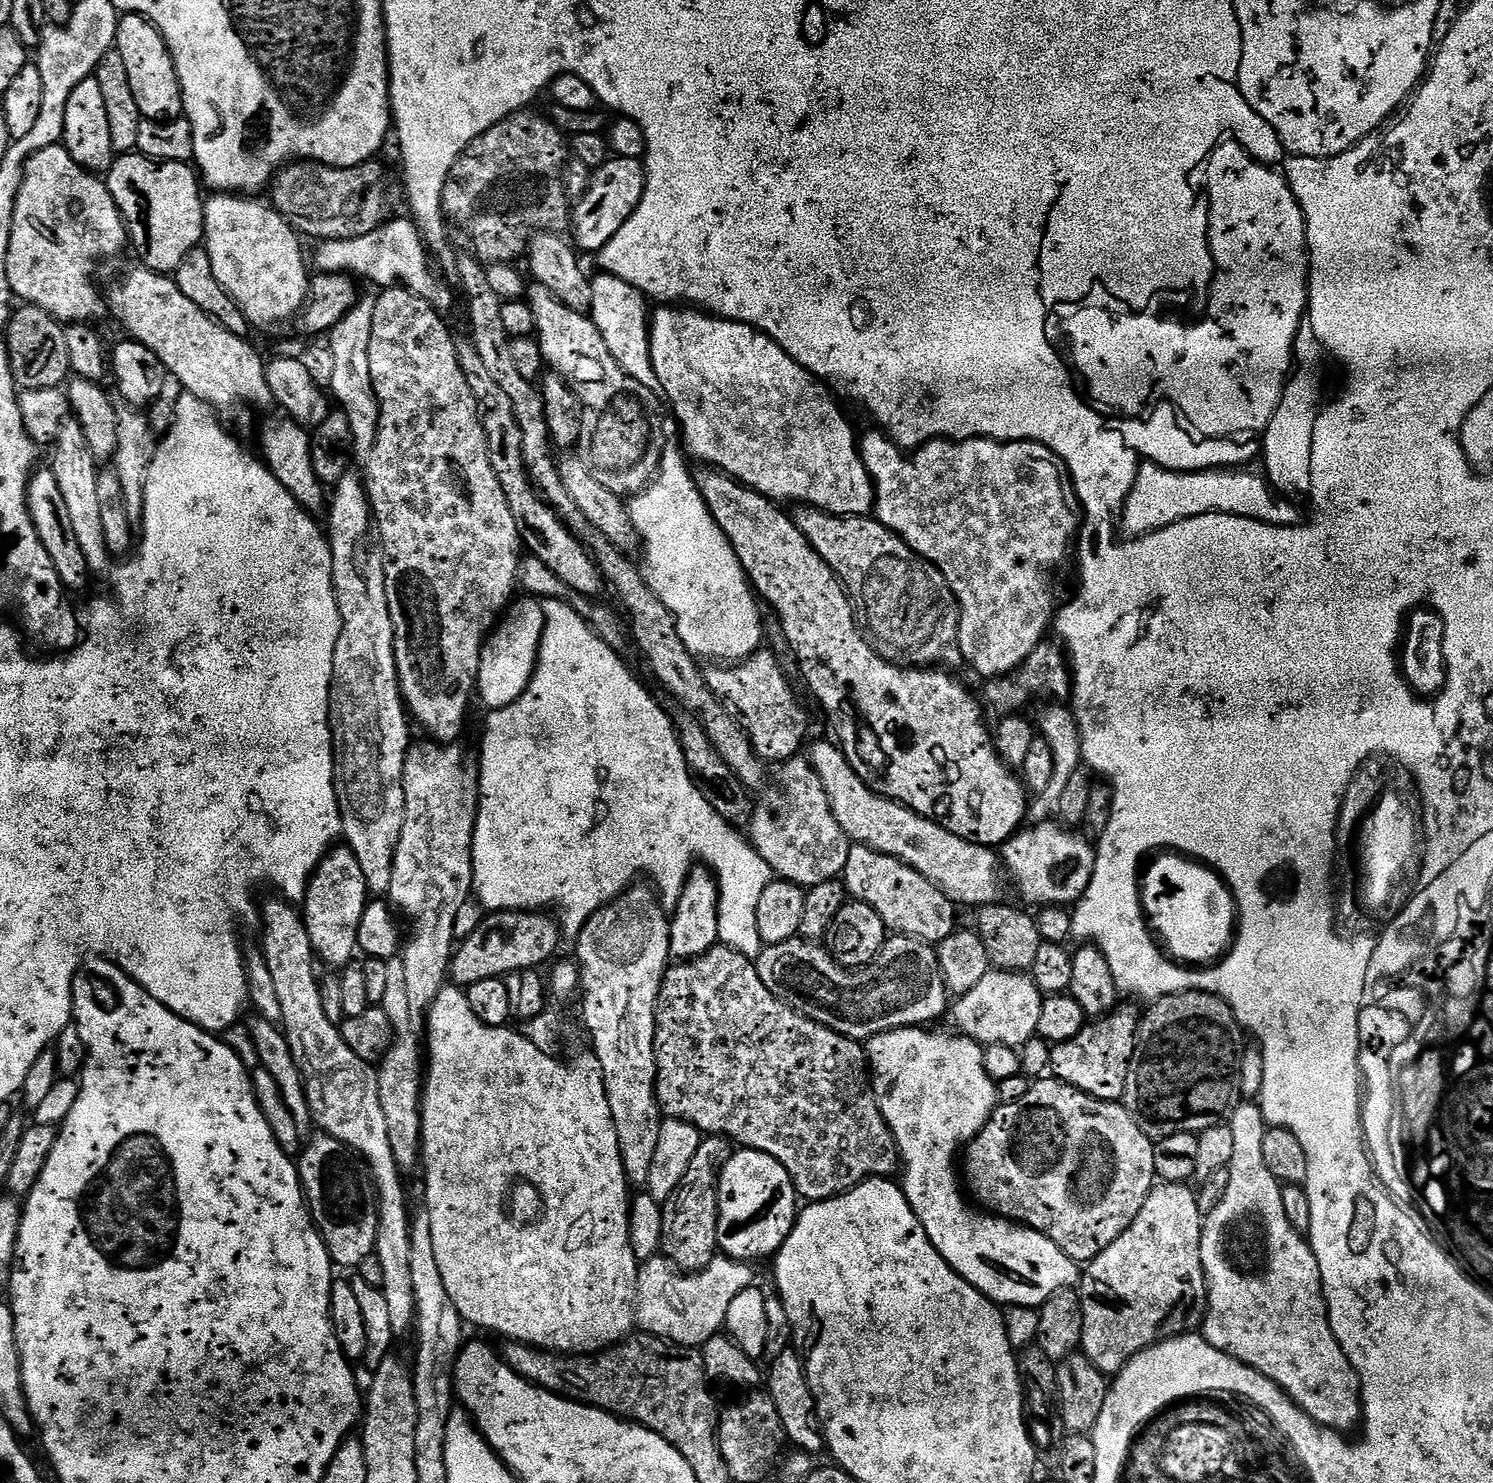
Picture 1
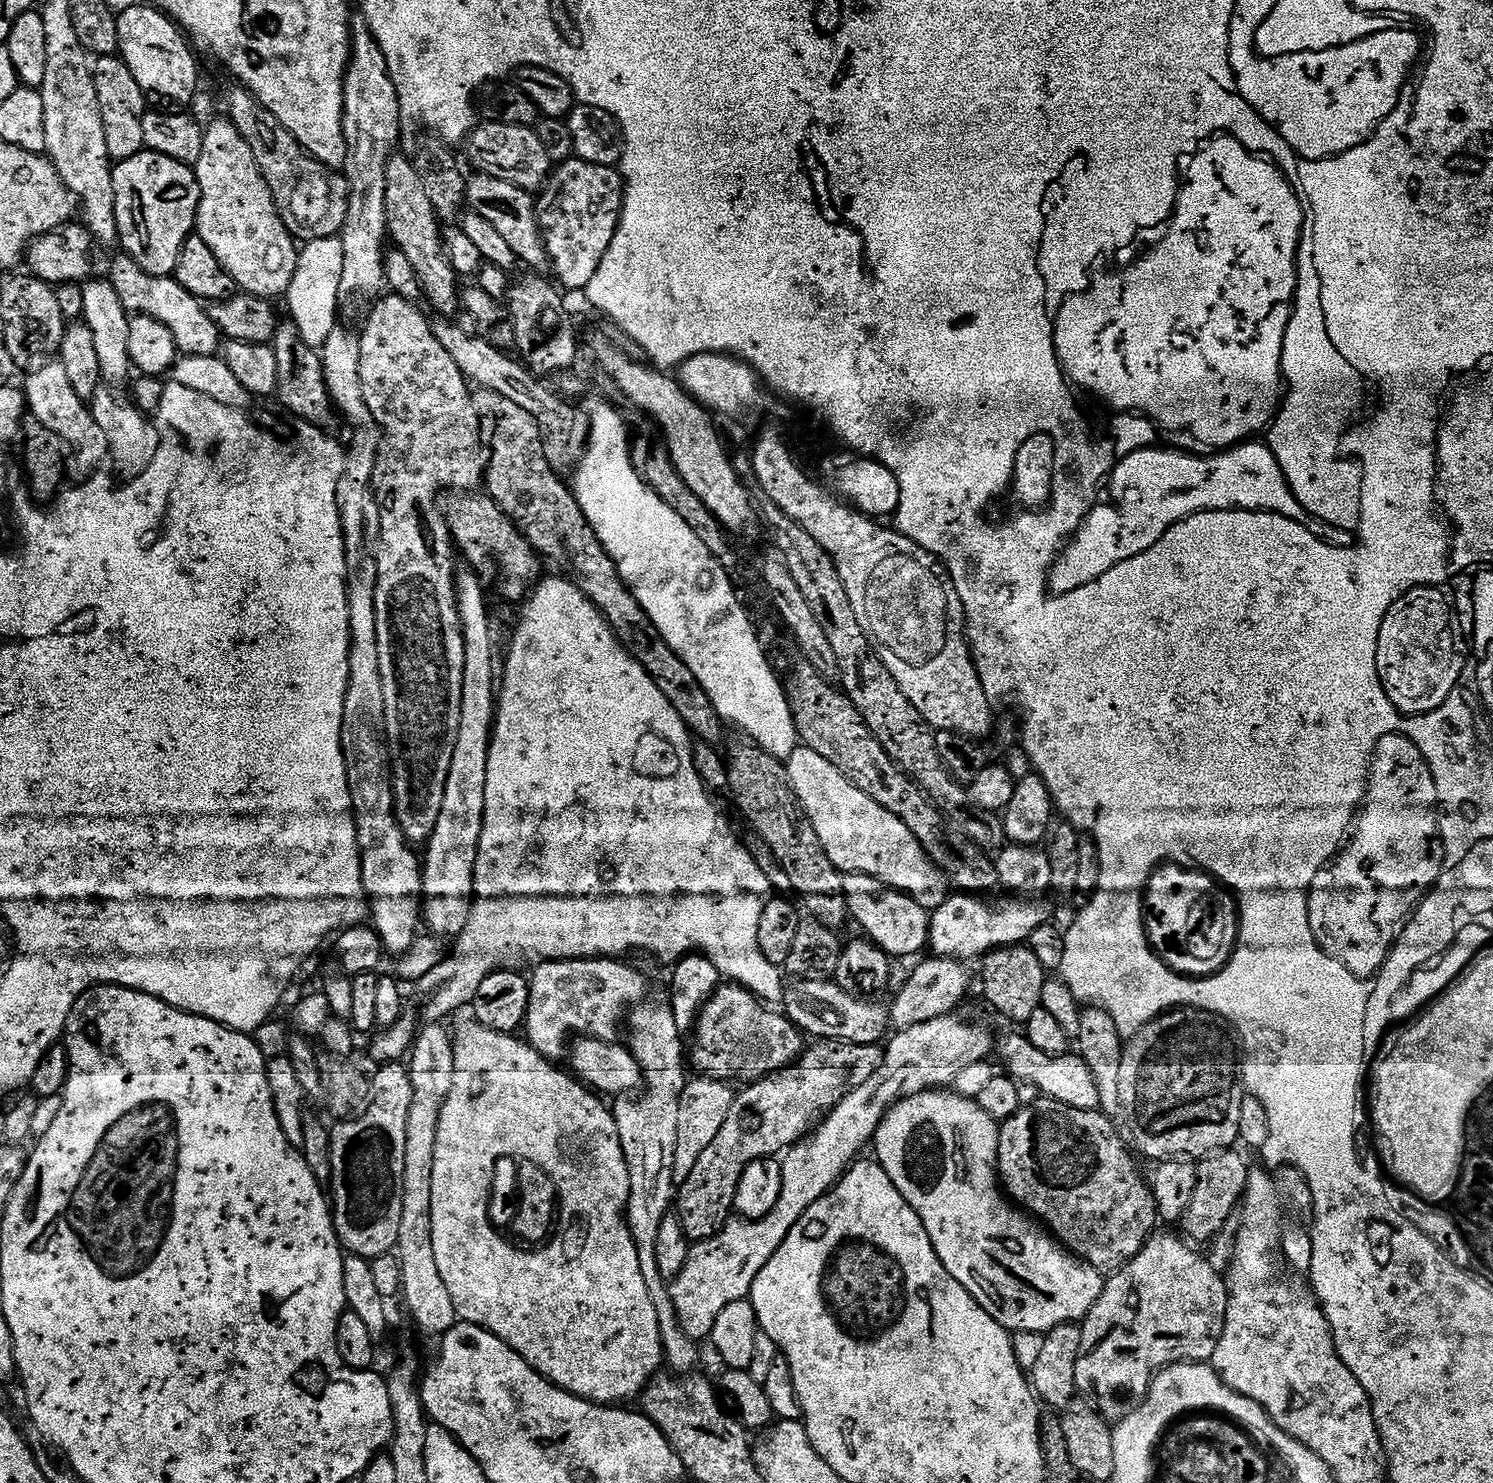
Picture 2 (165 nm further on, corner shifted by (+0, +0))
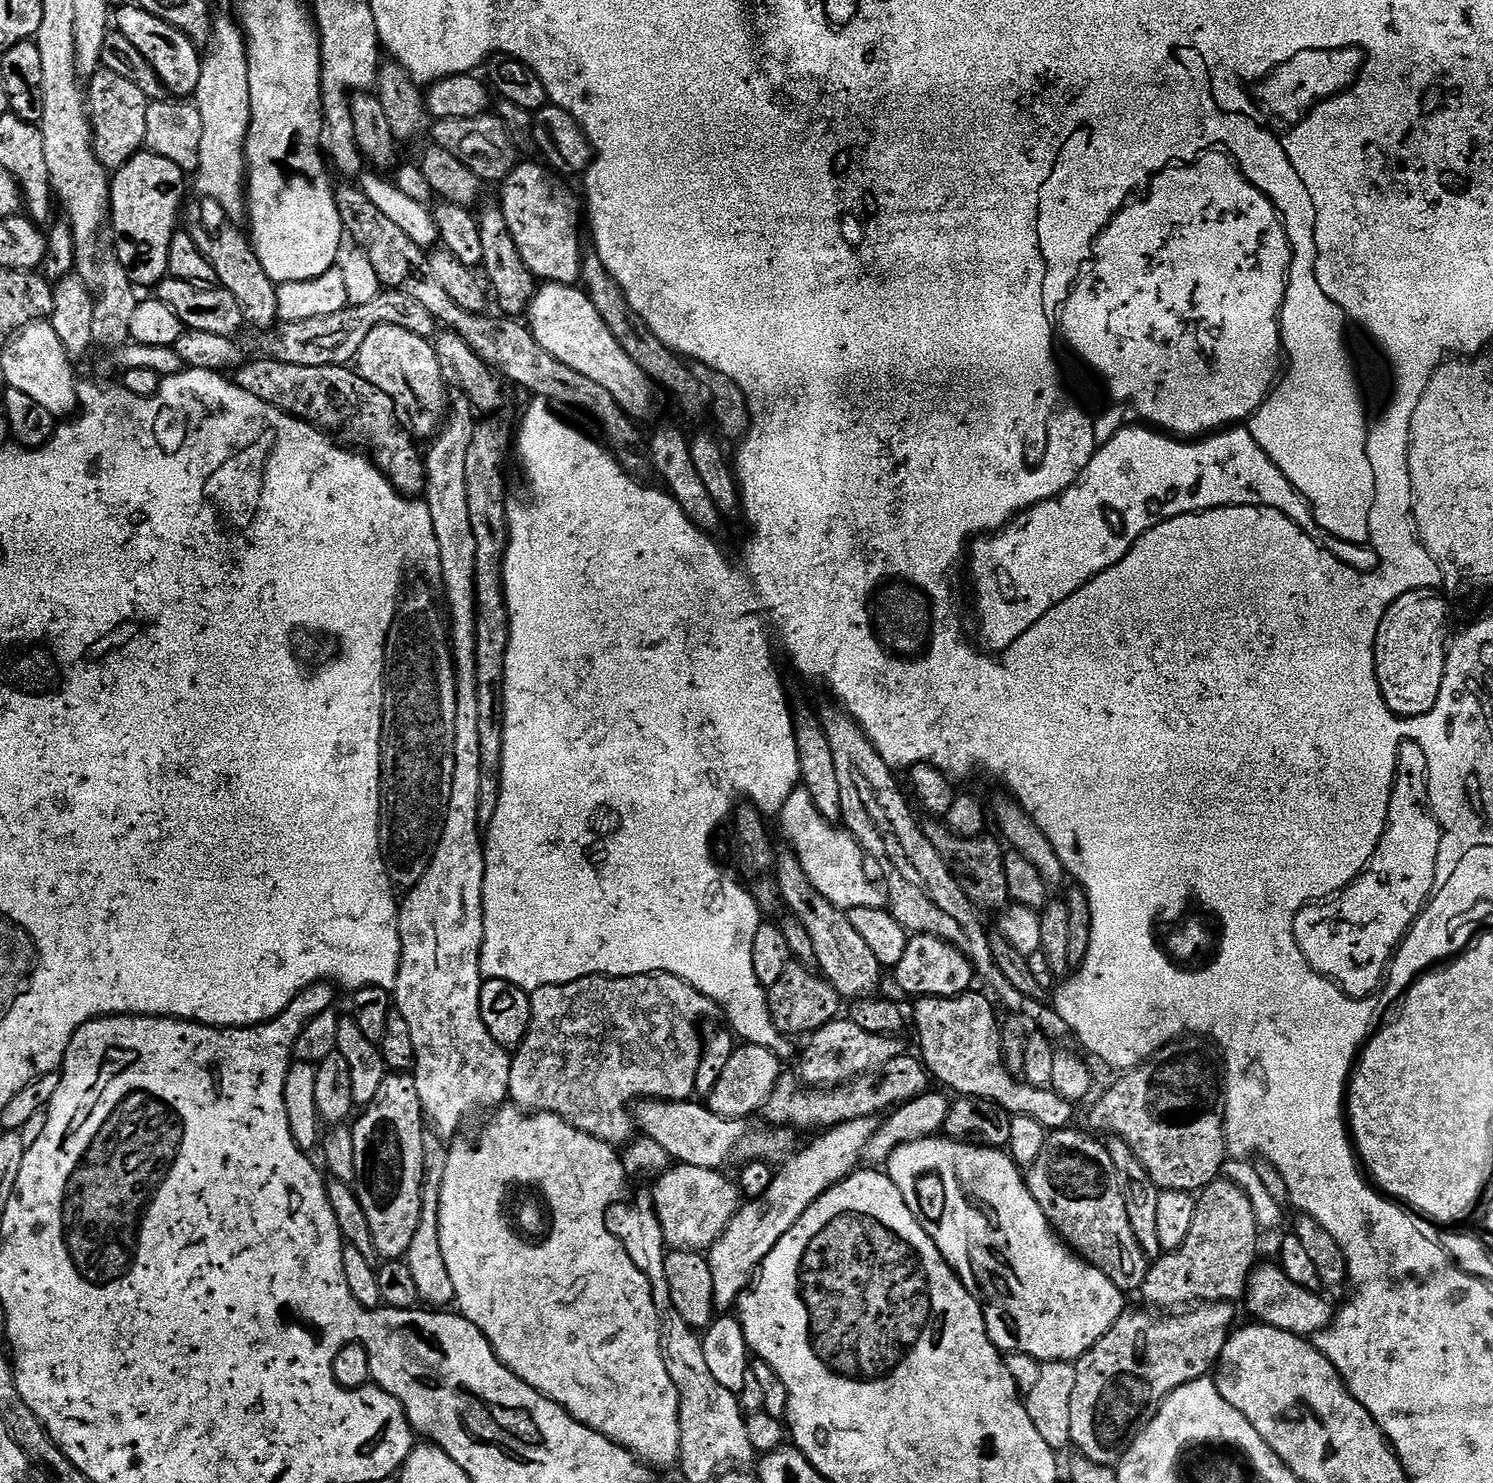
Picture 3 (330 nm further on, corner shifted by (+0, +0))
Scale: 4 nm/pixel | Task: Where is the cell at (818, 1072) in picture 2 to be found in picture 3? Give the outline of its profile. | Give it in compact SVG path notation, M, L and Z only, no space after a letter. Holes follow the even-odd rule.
M911 1054L899 1056L878 1072L858 1076L841 1087L827 1090L809 1088L801 1084L795 1075L781 1075L776 1083L776 1089L763 1106L763 1119L773 1126L787 1126L793 1130L801 1130L800 1128L831 1130L847 1120L887 1114L908 1100L914 1100L929 1091L930 1073L915 1055L912 1056Z

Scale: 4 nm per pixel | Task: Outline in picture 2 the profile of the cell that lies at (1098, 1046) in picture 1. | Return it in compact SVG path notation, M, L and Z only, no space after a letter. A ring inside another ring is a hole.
M1027 1035L1008 1036L1004 1041L999 1041L998 1056L1004 1059L1007 1075L1017 1081L1029 1080L1038 1086L1038 1090L1049 1100L1057 1100L1068 1106L1081 1108L1082 1110L1099 1109L1098 1086L1094 1082L1094 1074L1090 1072L1090 1066L1078 1054L1067 1056L1051 1056L1042 1054L1038 1046L1028 1041Z

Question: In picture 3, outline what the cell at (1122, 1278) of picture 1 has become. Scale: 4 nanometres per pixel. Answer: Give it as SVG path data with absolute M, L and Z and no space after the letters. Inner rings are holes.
M1204 1302L1183 1314L1125 1310L1112 1329L1081 1360L1075 1361L1078 1382L1070 1402L1070 1434L1075 1451L1090 1462L1119 1465L1124 1455L1131 1452L1138 1434L1142 1434L1150 1422L1154 1422L1161 1402L1174 1390L1195 1380L1205 1379L1219 1365L1222 1350L1234 1328L1232 1319L1236 1312L1232 1308L1235 1307L1228 1302Z

